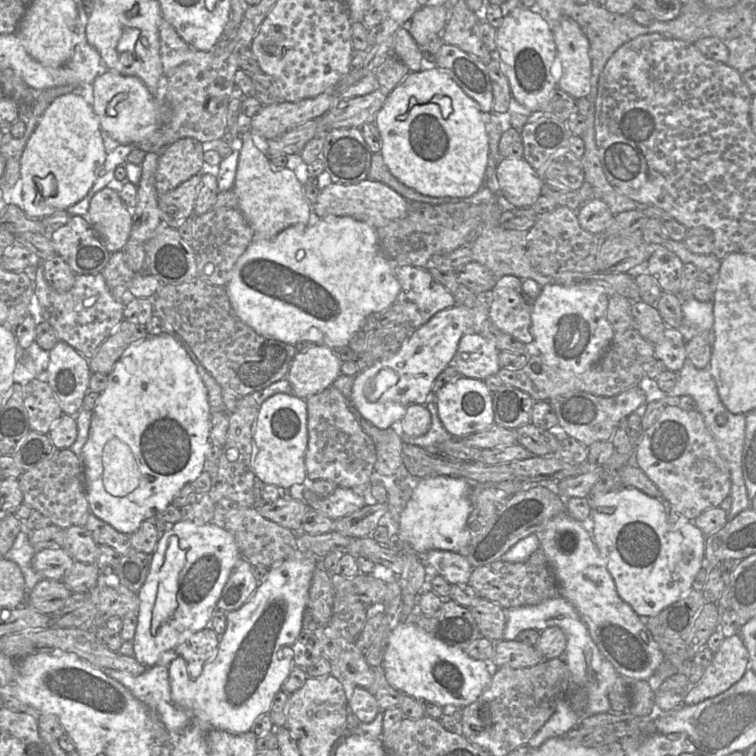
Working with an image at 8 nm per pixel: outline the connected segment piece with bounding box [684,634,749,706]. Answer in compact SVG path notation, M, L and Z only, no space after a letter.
M739 634L725 637L700 682L693 685L684 705L714 698L737 683L749 669L749 653Z

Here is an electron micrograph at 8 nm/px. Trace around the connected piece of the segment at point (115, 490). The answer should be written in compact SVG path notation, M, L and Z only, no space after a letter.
M114 437L102 452L102 483L113 496L125 496L139 483L139 472L130 447Z

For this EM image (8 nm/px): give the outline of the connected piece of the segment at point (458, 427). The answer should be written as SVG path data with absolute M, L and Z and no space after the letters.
M459 377L442 386L436 393L439 418L452 437L464 437L481 432L494 425L492 392L484 380Z

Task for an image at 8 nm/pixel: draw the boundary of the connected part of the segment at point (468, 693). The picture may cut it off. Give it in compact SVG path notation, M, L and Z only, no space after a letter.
M400 622L390 633L382 667L389 684L397 691L421 702L462 709L490 686L493 669L491 661L475 660L464 650L447 645L421 627Z

